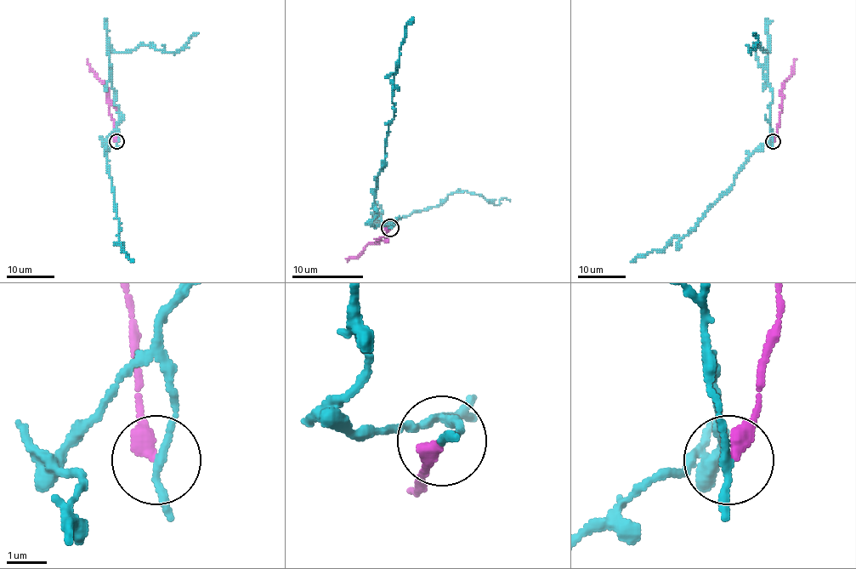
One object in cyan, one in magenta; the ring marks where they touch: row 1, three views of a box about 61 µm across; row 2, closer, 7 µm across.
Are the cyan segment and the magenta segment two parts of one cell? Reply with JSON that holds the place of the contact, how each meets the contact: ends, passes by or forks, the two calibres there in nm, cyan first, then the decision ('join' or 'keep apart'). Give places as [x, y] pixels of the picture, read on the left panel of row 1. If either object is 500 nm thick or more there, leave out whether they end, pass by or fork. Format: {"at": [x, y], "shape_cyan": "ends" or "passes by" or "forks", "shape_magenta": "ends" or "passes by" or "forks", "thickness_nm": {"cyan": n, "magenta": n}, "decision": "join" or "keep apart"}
{"at": [116, 141], "shape_cyan": "passes by", "shape_magenta": "ends", "thickness_nm": {"cyan": 180, "magenta": 400}, "decision": "keep apart"}

